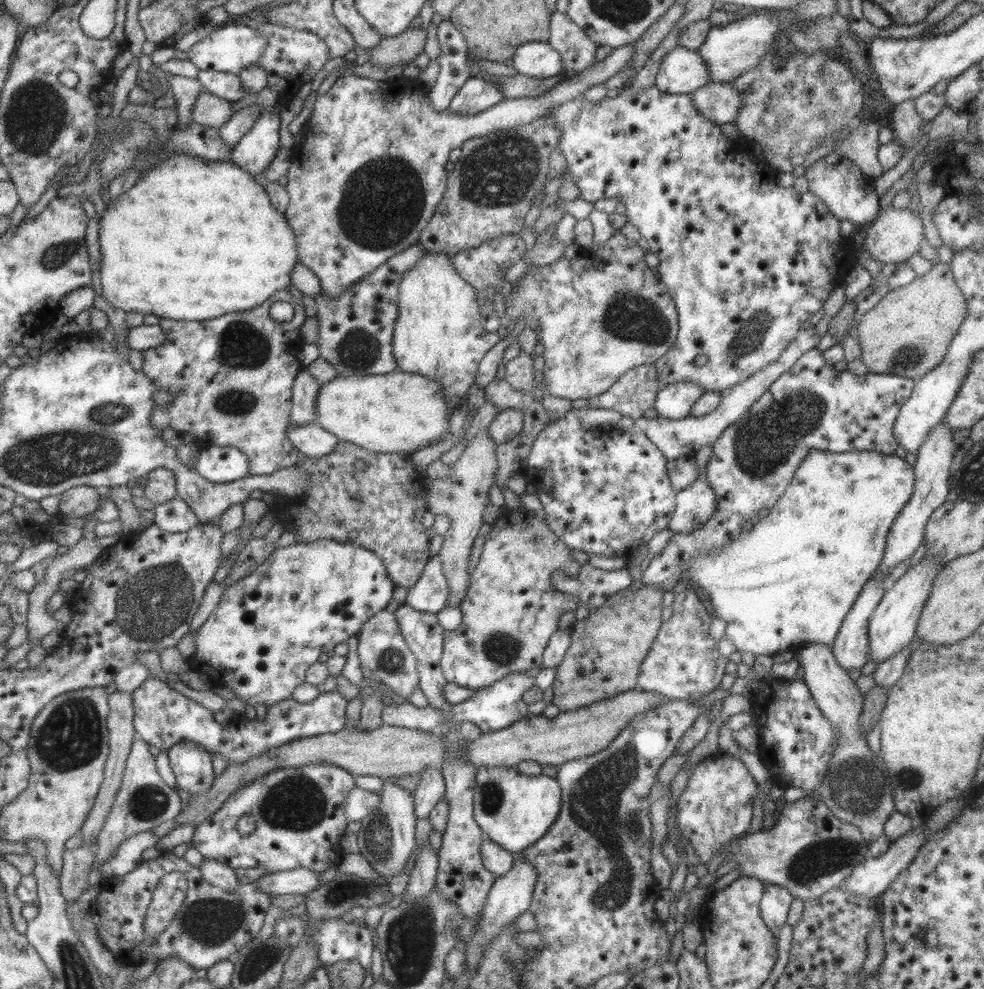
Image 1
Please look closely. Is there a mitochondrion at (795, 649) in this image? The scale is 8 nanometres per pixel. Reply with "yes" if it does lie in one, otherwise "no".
no

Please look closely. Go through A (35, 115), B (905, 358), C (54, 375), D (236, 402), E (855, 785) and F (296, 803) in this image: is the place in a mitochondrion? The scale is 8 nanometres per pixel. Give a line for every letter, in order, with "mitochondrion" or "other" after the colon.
A: mitochondrion
B: mitochondrion
C: other
D: mitochondrion
E: mitochondrion
F: mitochondrion

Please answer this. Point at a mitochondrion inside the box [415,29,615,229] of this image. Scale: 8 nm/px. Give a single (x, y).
(500, 171)

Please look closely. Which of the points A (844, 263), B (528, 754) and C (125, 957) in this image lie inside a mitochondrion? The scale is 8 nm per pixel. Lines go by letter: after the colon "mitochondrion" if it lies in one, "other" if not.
A: other
B: other
C: other

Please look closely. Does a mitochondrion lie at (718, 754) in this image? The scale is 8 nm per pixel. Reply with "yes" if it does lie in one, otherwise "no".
no

